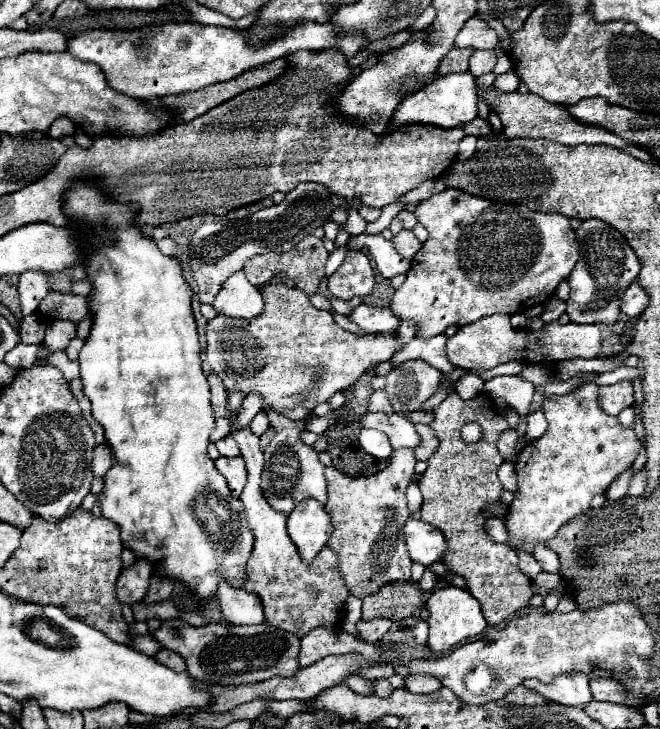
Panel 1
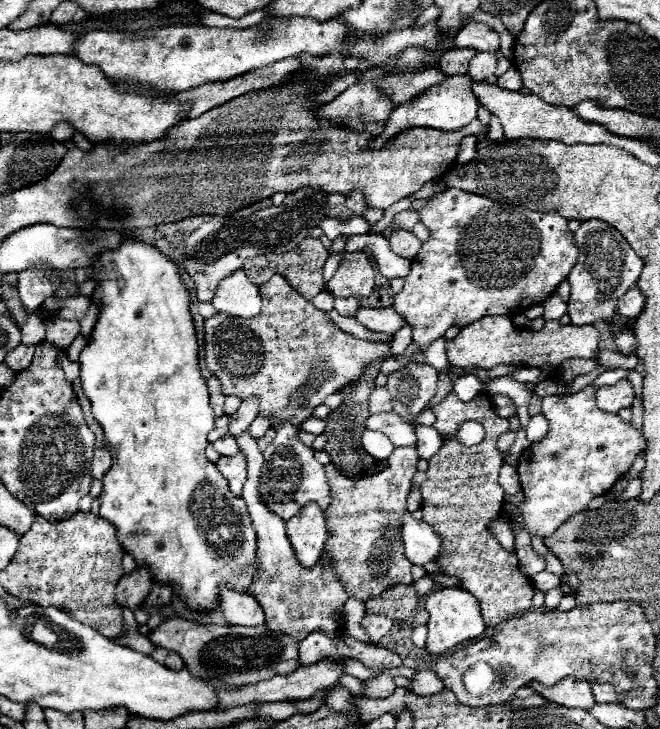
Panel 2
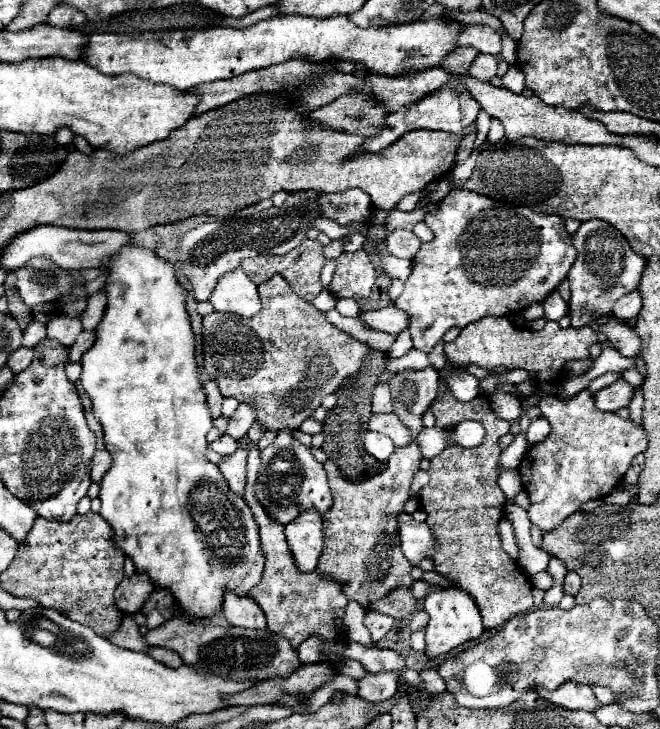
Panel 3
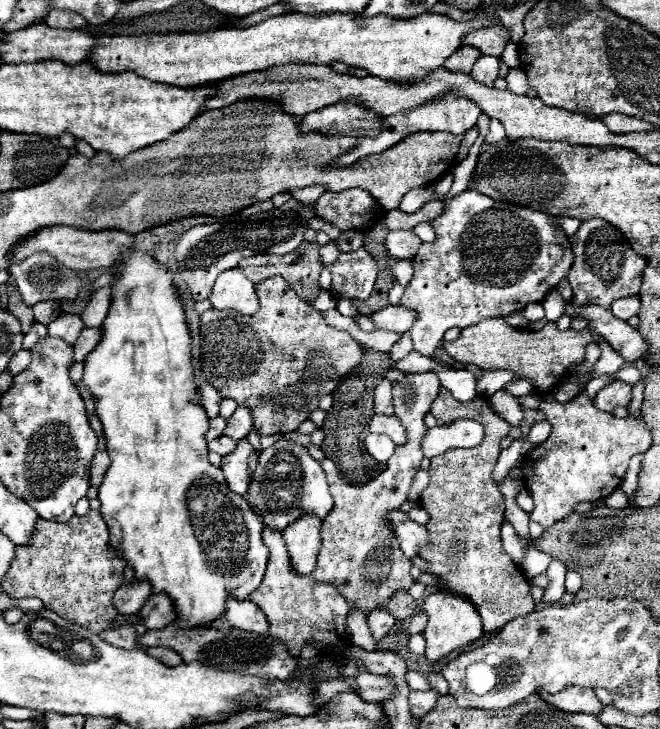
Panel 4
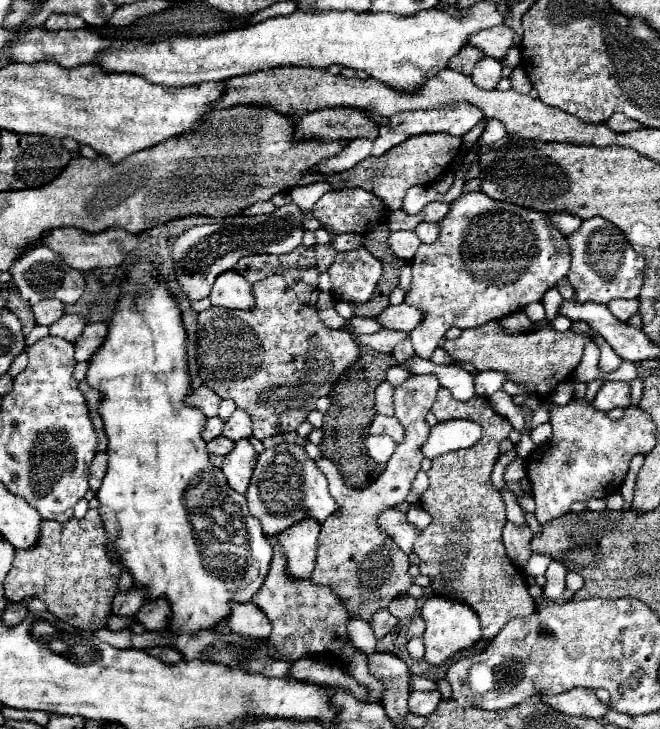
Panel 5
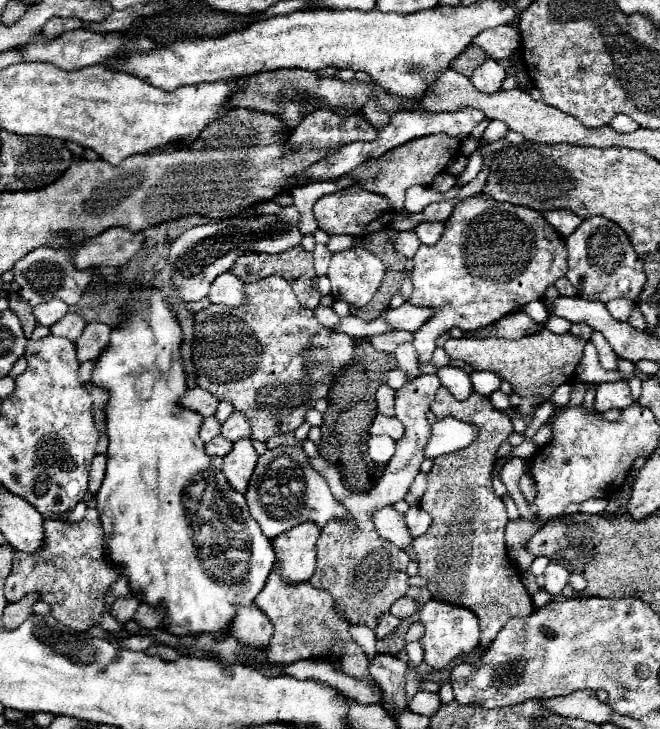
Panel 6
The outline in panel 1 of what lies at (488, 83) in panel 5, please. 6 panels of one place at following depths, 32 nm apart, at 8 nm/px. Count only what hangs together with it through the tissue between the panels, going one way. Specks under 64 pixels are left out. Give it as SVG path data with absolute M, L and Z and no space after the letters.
M476 50L470 58L470 74L474 78L480 78L488 72L492 72L496 66L496 52L494 50Z

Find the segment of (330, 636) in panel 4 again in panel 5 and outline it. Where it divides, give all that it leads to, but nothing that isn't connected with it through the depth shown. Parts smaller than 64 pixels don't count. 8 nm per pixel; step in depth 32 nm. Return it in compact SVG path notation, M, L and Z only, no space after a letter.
M268 536L268 542L274 550L270 572L264 580L264 586L258 590L258 594L252 598L252 602L268 616L272 624L270 640L274 648L278 650L276 656L284 656L286 660L300 660L304 656L318 656L318 654L332 654L338 656L344 664L344 670L350 672L362 686L370 690L370 700L382 700L384 696L384 684L376 680L368 672L366 654L362 654L360 648L356 648L346 634L348 624L348 612L340 604L338 596L332 594L330 588L314 586L310 580L294 580L284 574L284 554L278 546L278 536Z

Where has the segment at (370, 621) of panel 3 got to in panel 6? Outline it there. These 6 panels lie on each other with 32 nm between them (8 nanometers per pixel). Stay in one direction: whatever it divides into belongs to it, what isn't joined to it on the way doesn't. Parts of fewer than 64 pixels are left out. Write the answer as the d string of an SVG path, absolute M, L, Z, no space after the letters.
M386 612L386 614L382 614L382 618L380 618L380 624L378 624L378 628L376 628L376 636L378 638L384 638L384 636L388 636L394 628L398 628L400 626L400 618L394 618L390 612Z

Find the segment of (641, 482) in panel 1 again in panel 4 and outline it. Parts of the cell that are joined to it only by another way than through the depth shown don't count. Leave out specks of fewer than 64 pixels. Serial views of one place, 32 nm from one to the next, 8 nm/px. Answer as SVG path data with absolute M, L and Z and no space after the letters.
M620 488L615 490L610 496L607 496L604 501L607 506L616 509L622 509L629 503L628 498Z

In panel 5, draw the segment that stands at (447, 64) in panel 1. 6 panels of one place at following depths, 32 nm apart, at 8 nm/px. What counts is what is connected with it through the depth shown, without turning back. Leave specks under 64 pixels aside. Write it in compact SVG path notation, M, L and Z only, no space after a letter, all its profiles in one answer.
M466 46L466 48L462 48L462 50L448 62L448 68L470 76L470 74L472 74L472 68L474 68L482 58L484 58L484 52L480 52L480 48Z

